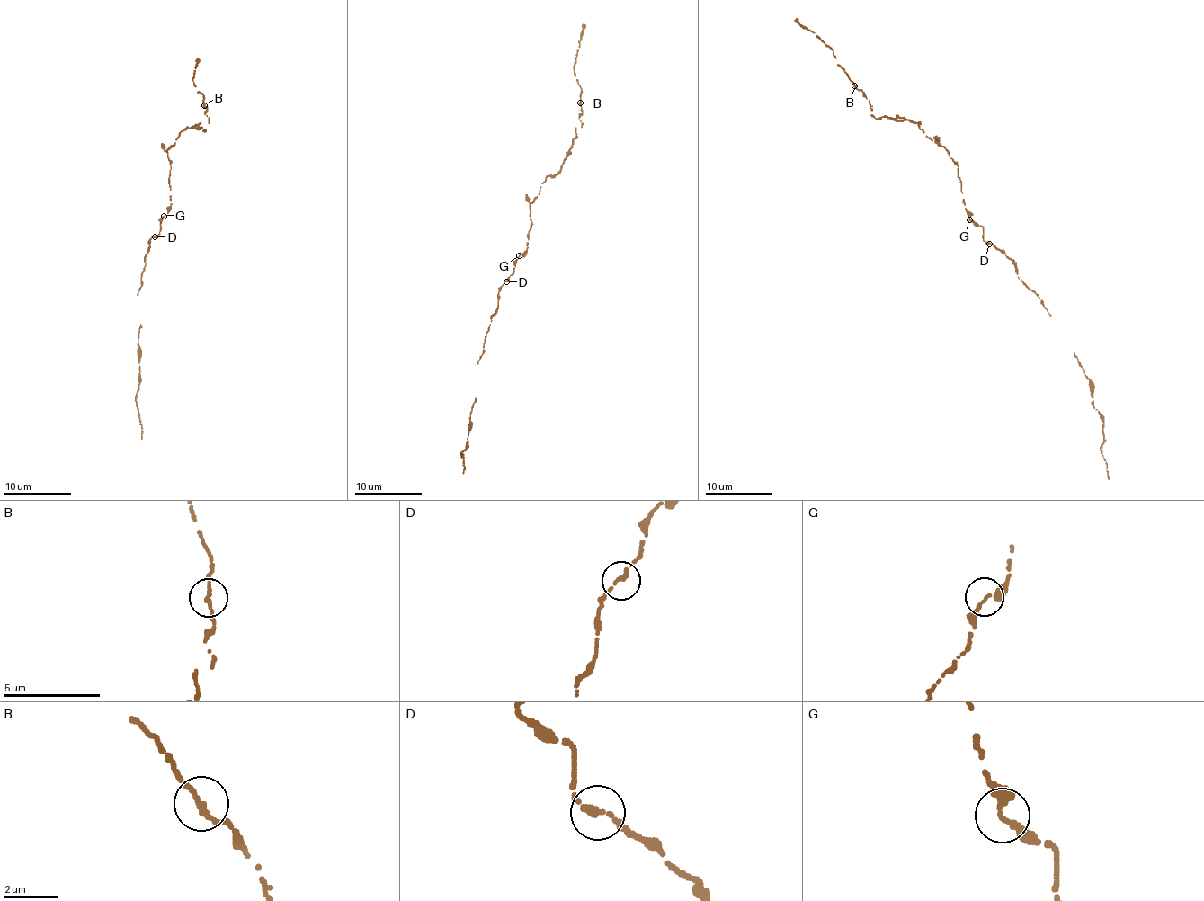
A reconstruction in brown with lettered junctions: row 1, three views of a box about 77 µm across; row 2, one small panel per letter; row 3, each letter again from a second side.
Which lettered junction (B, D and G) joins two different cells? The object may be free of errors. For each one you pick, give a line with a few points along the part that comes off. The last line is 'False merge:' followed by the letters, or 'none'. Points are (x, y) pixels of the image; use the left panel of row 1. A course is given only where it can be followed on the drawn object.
False merge: none

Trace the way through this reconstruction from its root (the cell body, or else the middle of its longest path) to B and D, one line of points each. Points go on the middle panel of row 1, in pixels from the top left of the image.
B: (521, 255), (531, 227), (530, 206), (545, 177), (561, 168), (575, 129), (581, 127), (579, 102)
D: (521, 255), (506, 281)

